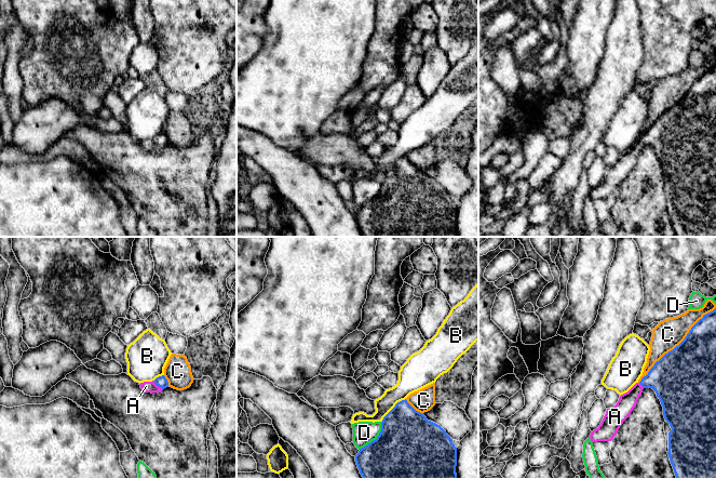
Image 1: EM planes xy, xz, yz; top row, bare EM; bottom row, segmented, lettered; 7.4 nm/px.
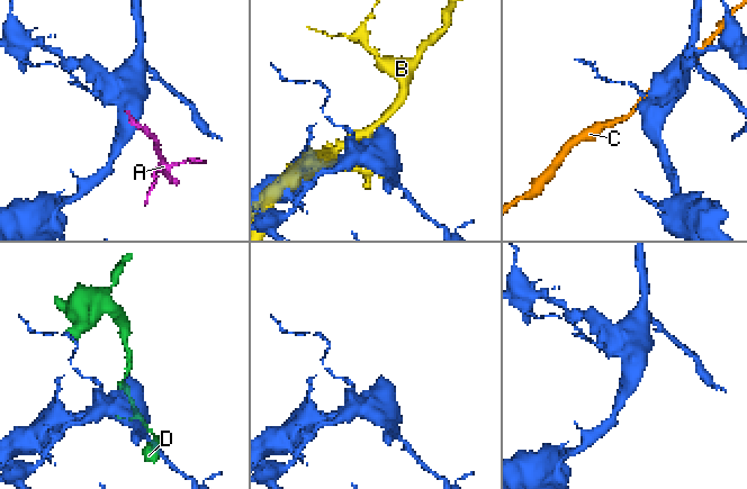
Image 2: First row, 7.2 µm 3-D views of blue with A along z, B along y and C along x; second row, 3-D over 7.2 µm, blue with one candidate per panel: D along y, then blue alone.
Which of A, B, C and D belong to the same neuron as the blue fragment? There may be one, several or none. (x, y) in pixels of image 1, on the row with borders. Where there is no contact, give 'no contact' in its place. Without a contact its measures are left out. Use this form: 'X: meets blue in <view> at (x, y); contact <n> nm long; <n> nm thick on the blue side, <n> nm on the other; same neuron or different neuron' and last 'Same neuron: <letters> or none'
A: meets blue in xy at (158, 385); contact 100 nm long; 80 nm thick on the blue side, 80 nm on the other; same neuron
B: meets blue in xz at (392, 409); contact 260 nm long; 400 nm thick on the blue side, 180 nm on the other; different neuron
C: meets blue in yz at (678, 345); contact 800 nm long; 460 nm thick on the blue side, 220 nm on the other; different neuron
D: meets blue in xz at (376, 439); contact 260 nm long; 500 nm thick on the blue side, 170 nm on the other; different neuron
Same neuron: A

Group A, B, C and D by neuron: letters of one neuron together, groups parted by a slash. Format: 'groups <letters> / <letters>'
groups A / B / C / D

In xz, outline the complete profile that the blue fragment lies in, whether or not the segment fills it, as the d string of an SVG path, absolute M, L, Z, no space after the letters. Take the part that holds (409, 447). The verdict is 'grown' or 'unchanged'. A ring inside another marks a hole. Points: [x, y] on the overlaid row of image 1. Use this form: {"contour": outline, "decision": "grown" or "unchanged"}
{"contour": "M402 400L383 417L376 440L355 455L364 479L457 479L457 448L437 424Z", "decision": "unchanged"}

